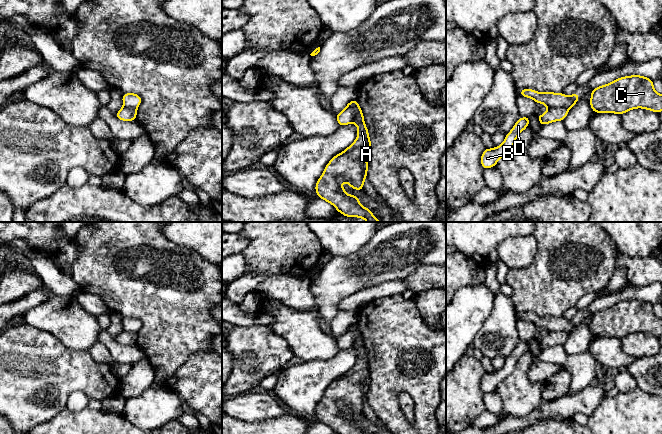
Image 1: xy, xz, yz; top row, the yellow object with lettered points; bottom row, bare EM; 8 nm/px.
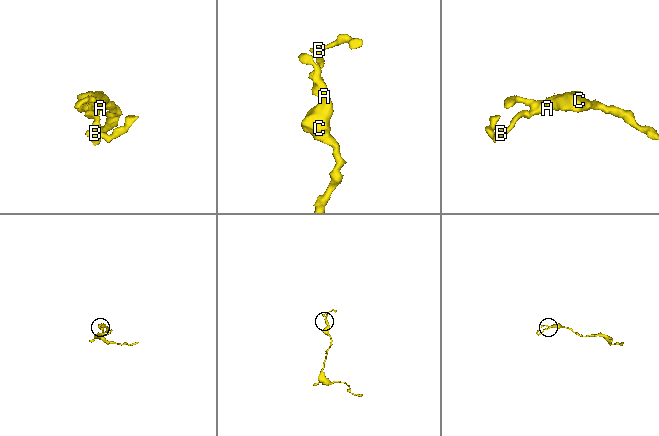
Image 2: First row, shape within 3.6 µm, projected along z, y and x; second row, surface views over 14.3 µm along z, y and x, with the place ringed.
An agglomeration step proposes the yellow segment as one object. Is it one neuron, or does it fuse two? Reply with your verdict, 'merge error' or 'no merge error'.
merge error

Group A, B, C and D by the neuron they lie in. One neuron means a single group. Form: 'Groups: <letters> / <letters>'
Groups: A C / B D

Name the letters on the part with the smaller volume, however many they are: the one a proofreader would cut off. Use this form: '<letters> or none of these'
B, D

